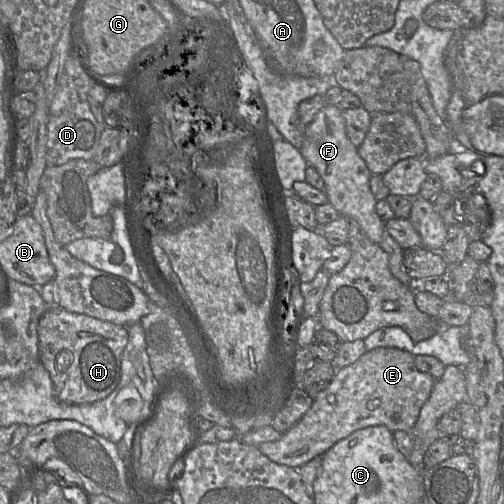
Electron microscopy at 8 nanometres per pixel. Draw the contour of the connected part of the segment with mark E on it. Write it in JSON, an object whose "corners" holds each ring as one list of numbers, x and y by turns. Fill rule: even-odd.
{"corners":[[397,348,367,351,355,363,337,370,328,387,313,399,310,409,292,428,281,433,280,439,264,442,258,449,277,464,300,468,360,429,385,426,392,433,410,433,435,381,416,368,415,356,407,351]]}

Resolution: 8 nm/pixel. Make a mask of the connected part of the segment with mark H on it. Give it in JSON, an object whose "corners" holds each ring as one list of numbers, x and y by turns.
{"corners":[[48,306,38,322,39,360,48,371,56,398,65,404,87,404,106,398,120,382,127,327]]}

